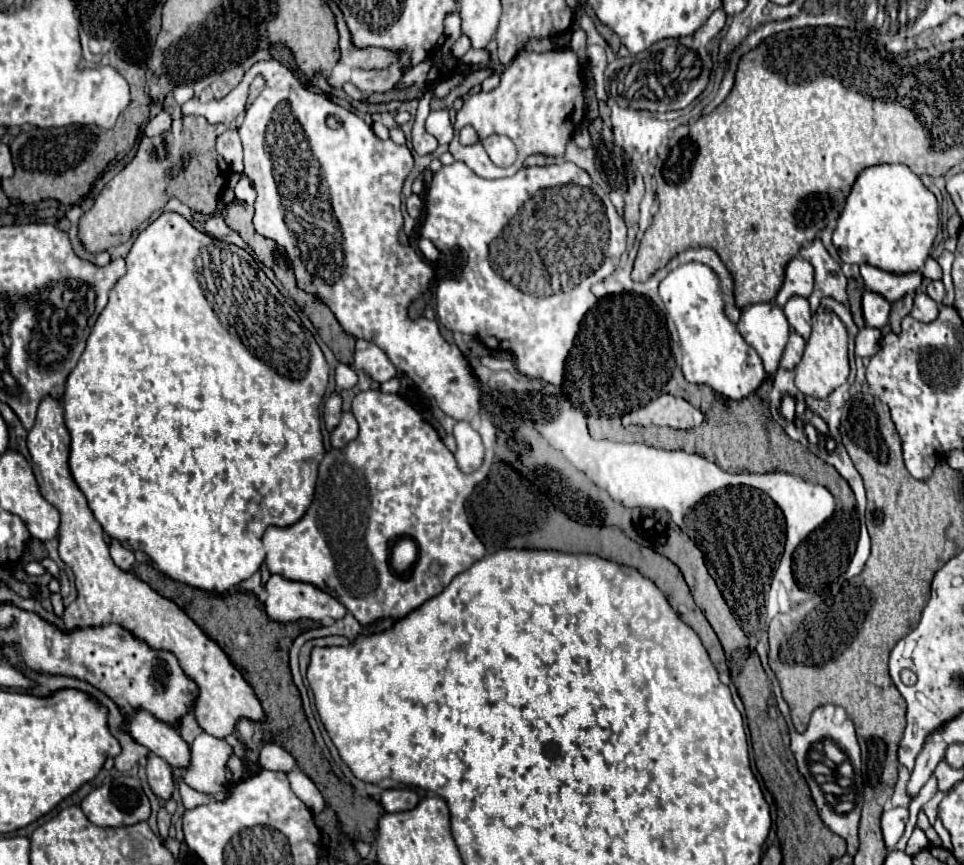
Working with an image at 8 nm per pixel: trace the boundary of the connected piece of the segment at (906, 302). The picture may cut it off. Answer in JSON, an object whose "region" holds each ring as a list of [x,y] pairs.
{"region":[[[906,294],[904,298],[900,298],[898,302],[892,304],[892,310],[890,310],[890,328],[892,328],[892,332],[900,330],[900,322],[906,314],[910,314],[910,310],[912,310],[912,294]]]}

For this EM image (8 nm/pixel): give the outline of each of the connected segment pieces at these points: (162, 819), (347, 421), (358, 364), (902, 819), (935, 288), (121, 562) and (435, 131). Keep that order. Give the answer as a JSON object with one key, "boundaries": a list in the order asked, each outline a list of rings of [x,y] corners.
{"boundaries":[[[[162,808],[162,810],[158,812],[158,830],[160,830],[160,840],[162,840],[162,844],[166,844],[168,828],[170,828],[170,814],[164,812],[164,808]]],[[[344,412],[340,424],[330,432],[330,446],[332,448],[342,448],[350,440],[354,440],[356,436],[358,436],[358,422],[356,422],[354,414],[352,412]]],[[[356,340],[354,368],[368,372],[372,376],[372,380],[376,380],[376,382],[386,382],[398,374],[398,370],[388,360],[384,350],[368,340]]],[[[886,806],[882,814],[882,832],[884,832],[884,842],[888,848],[894,848],[894,844],[900,840],[906,826],[906,818],[908,818],[908,808]]],[[[936,280],[936,282],[930,282],[928,284],[928,296],[932,298],[932,300],[936,300],[938,304],[942,304],[942,300],[944,300],[944,284],[942,284],[942,280]]],[[[112,538],[112,542],[110,542],[110,556],[112,556],[112,560],[114,560],[122,570],[130,570],[130,566],[134,564],[134,554],[132,554],[132,550],[124,548],[122,542],[116,540],[116,538]]],[[[446,110],[430,112],[430,116],[426,120],[426,130],[438,140],[438,144],[450,144],[450,140],[454,138],[454,128],[448,120]]]]}

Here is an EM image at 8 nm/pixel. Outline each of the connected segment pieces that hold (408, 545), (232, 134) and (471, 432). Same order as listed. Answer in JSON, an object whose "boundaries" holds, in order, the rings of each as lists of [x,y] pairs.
{"boundaries":[[[[402,538],[394,542],[392,554],[390,554],[390,564],[396,572],[406,572],[416,560],[416,544],[410,538]]],[[[236,130],[224,132],[218,138],[218,142],[216,142],[216,150],[230,164],[230,168],[234,172],[240,174],[244,170],[244,164],[242,164],[242,146],[240,146],[240,138],[238,138]]],[[[456,422],[454,426],[454,438],[456,438],[456,462],[462,472],[474,472],[484,458],[484,446],[480,434],[468,424],[468,422]]]]}

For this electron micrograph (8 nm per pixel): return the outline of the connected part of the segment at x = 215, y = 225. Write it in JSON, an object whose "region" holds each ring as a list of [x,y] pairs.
{"region":[[[216,214],[216,216],[210,216],[208,220],[206,220],[206,224],[204,224],[204,228],[206,228],[206,234],[210,234],[212,238],[224,238],[226,234],[230,234],[232,230],[230,230],[230,226],[226,226],[226,222],[224,222],[224,218],[220,216],[220,214]]]}

